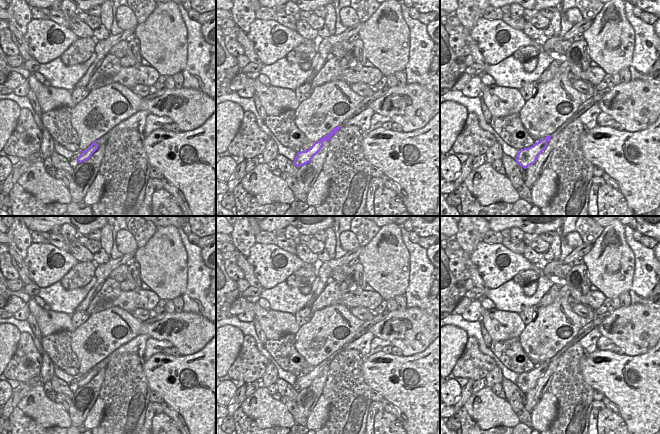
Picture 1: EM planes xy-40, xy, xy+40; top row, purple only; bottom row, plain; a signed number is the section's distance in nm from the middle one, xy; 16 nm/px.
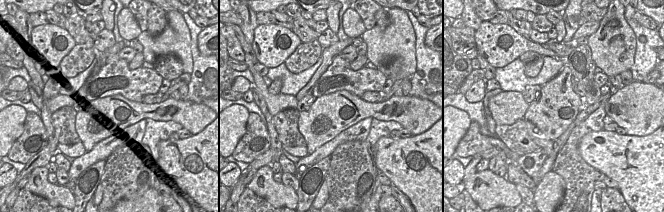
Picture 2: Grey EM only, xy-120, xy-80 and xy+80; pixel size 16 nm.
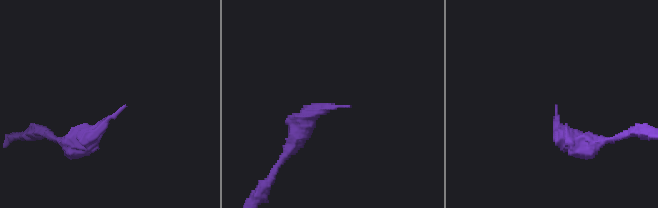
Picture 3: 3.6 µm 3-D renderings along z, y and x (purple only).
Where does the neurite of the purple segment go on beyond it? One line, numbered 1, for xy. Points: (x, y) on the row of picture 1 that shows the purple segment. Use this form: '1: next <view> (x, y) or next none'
1: next xy (376, 94)

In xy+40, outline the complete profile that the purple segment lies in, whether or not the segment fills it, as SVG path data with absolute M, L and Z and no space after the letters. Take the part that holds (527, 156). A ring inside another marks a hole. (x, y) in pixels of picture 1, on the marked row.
M612 85L608 86L603 90L597 90L596 93L592 97L587 99L585 102L583 102L574 112L574 114L563 125L561 125L553 134L551 134L550 136L546 136L545 138L536 142L533 146L529 148L519 150L517 157L515 159L516 162L524 169L534 164L537 160L537 157L545 150L549 142L556 146L559 139L559 133L571 122L573 122L575 119L581 116L585 111L591 108L595 103L600 101L611 90L611 88Z

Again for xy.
M386 84L382 89L380 90L374 90L374 92L368 96L365 97L364 100L356 107L354 113L342 124L334 128L329 134L326 136L322 137L319 141L315 142L308 150L306 151L300 151L297 153L293 164L296 167L303 166L311 161L311 159L321 150L323 146L323 142L326 141L327 144L329 144L329 140L331 137L343 126L345 126L345 123L349 120L355 117L356 115L360 114L363 110L365 110L373 101L376 99L384 96L388 90L389 86Z

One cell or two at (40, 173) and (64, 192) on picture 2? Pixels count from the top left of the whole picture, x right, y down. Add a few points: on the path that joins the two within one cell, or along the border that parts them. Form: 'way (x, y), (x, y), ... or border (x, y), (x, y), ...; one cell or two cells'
way (41, 180), (53, 192), (57, 192); one cell

